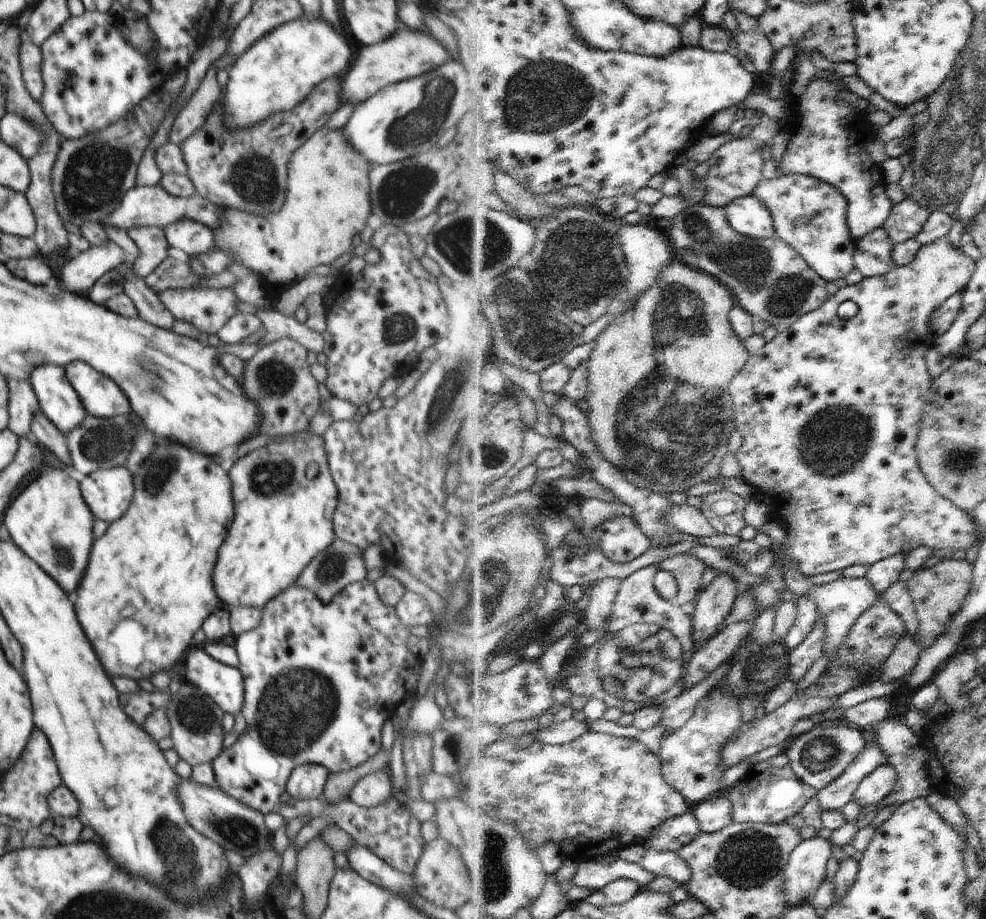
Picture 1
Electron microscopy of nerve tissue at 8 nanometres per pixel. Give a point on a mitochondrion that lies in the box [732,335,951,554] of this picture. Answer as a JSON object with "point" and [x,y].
{"point":[832,441]}

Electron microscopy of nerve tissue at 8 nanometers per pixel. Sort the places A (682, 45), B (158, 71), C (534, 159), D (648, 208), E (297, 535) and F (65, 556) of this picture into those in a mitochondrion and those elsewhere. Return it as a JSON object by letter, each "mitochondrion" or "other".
{"A":"other","B":"other","C":"other","D":"other","E":"other","F":"mitochondrion"}

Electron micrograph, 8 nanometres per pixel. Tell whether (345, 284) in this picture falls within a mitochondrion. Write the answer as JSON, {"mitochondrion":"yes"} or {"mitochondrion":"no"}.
{"mitochondrion":"no"}

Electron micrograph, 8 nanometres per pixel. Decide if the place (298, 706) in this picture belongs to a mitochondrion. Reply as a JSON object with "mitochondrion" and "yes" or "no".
{"mitochondrion":"yes"}

